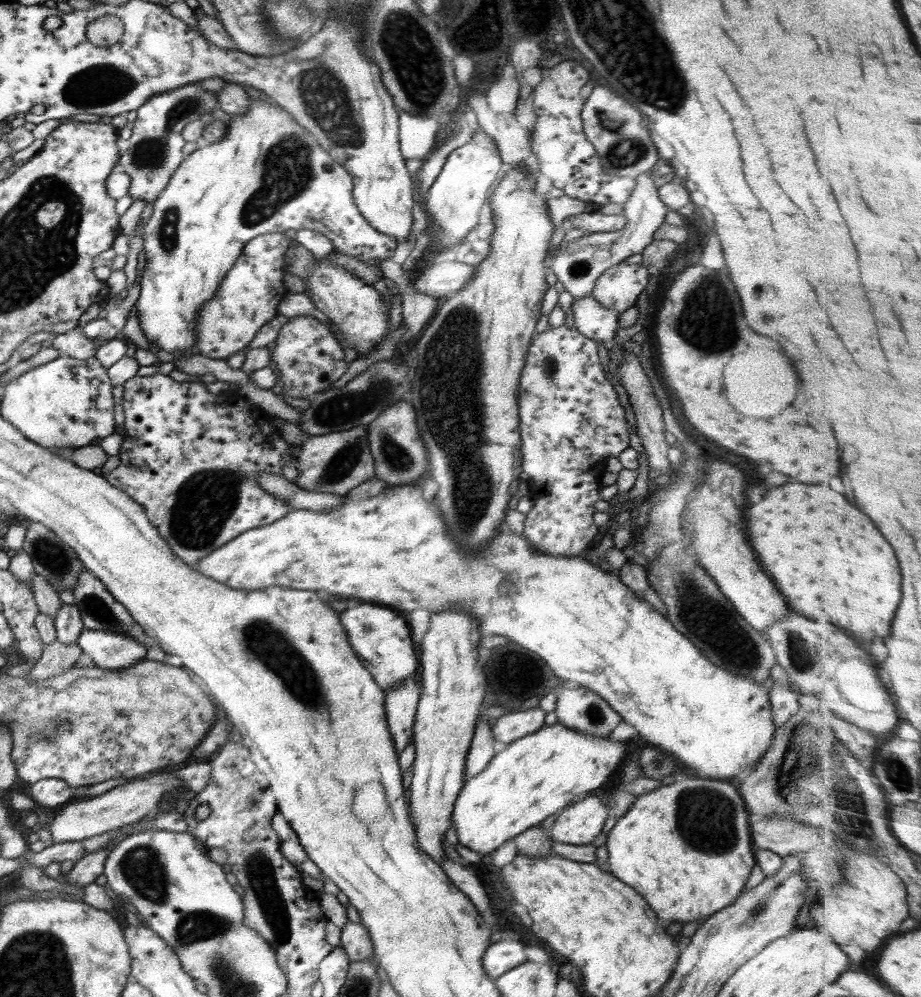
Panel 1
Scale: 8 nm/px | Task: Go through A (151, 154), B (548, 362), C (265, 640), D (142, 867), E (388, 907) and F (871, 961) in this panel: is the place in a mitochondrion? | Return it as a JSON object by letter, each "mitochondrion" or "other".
{"A":"mitochondrion","B":"mitochondrion","C":"mitochondrion","D":"mitochondrion","E":"other","F":"other"}

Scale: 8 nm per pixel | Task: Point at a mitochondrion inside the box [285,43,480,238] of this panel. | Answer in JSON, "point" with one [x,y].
{"point":[326,101]}

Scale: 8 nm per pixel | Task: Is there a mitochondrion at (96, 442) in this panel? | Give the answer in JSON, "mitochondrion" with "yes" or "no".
{"mitochondrion":"no"}

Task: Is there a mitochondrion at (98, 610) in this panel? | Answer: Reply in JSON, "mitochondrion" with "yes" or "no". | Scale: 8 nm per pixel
{"mitochondrion":"yes"}

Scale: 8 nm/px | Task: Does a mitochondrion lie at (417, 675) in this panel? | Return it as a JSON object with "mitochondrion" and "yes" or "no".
{"mitochondrion":"no"}

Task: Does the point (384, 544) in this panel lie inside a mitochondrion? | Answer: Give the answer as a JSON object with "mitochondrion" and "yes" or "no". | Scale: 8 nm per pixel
{"mitochondrion":"no"}

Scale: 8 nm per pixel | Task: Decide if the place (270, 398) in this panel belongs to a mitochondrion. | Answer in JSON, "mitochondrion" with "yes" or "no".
{"mitochondrion":"no"}

